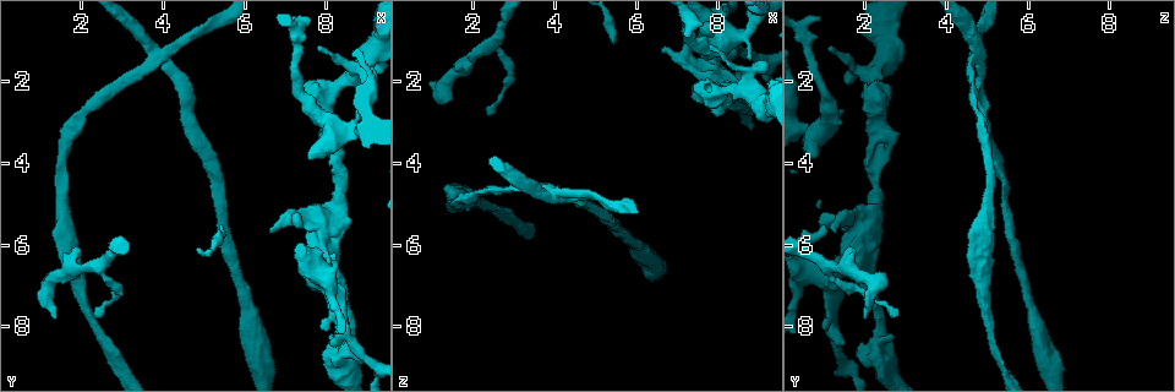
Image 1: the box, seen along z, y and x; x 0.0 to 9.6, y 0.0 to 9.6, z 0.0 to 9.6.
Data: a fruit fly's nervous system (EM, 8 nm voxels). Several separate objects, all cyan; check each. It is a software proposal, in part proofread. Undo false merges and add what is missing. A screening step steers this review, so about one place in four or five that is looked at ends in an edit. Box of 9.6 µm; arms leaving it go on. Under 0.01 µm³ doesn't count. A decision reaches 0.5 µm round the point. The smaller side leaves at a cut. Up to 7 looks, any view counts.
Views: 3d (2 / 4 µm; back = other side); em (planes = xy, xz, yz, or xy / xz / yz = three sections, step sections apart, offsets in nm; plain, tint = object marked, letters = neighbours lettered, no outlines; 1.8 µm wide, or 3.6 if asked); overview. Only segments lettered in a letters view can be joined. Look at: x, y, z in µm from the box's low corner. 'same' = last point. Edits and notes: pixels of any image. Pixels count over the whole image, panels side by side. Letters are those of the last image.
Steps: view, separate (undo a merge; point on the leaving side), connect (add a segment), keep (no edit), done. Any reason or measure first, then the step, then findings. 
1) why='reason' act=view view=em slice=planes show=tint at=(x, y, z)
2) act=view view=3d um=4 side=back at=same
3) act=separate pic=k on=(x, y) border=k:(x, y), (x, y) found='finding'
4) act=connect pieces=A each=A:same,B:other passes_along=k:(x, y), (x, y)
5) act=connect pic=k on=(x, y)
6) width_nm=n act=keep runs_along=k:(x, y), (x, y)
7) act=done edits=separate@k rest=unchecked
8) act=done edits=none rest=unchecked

act=view view=3d um=2 at=(5.15, 0.75, 4.90)

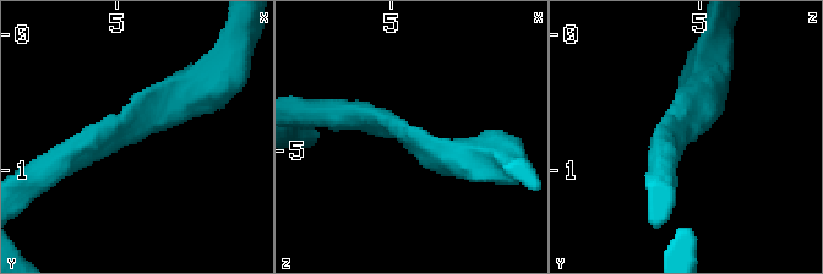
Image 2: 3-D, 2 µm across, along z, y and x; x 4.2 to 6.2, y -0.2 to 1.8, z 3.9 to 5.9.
arm_widths_nm=220,300 act=view view=em slice=yz step=4 show=tint at=(5.10, 0.68, 4.88)

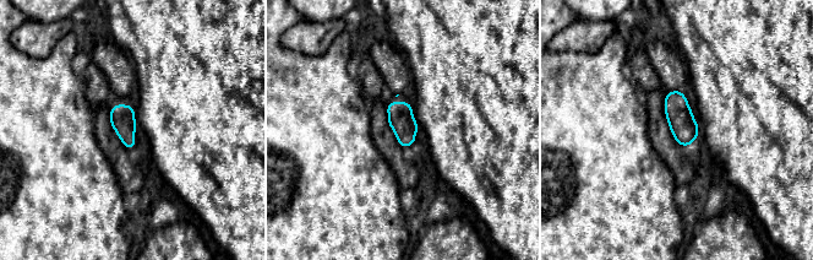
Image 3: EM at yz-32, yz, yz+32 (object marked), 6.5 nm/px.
why='another direction' act=view view=em slice=xz step=4 show=letters at=same

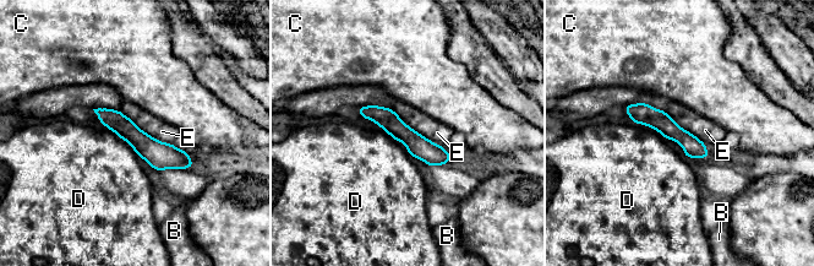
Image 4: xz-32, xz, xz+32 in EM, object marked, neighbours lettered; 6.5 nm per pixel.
longest_contact=E:420nm act=keep each=B:other,C:other,D:other,E:other border=4:(389, 108), (420, 134), (442, 145) found='continuous, no second cell'

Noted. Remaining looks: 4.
act=view view=em slice=planes show=plain at=(7.60, 3.90, 0.60)

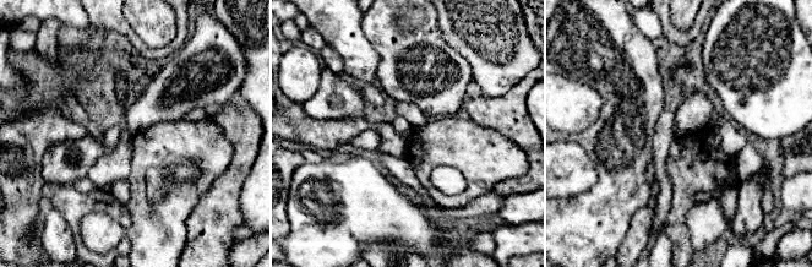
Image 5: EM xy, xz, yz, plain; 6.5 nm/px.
why='what lies round it' act=view view=em slice=planes show=letters at=same

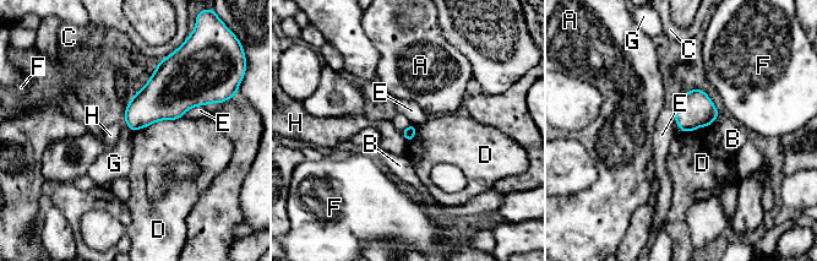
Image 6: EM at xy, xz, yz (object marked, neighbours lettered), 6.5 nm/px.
act=keep each=A:other,B:other,C:other,D:other,E:other,F:other,G:other,H:other border=6:(123, 118), (132, 131) found='none of them fits'

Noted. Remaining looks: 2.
why='an open end' act=view view=3d um=4 at=(5.40, 5.60, 1.05)

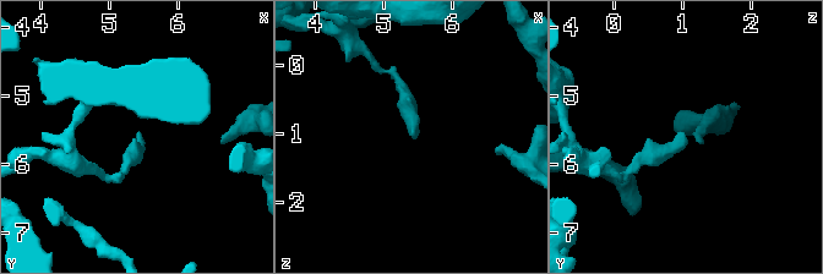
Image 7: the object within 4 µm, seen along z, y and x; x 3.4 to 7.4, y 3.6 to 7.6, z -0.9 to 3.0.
act=view view=em slice=planes show=letters at=(5.35, 5.55, 1.00)

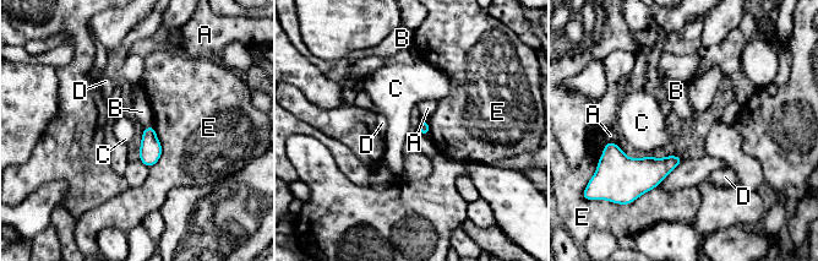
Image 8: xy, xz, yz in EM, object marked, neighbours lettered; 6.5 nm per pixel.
act=keep each=A:other,B:other,C:other,D:other,E:other border=8:(418, 131), (427, 135) found='no lettered segment goes on from it'

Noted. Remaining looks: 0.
act=done edits=none rest=unchecked

